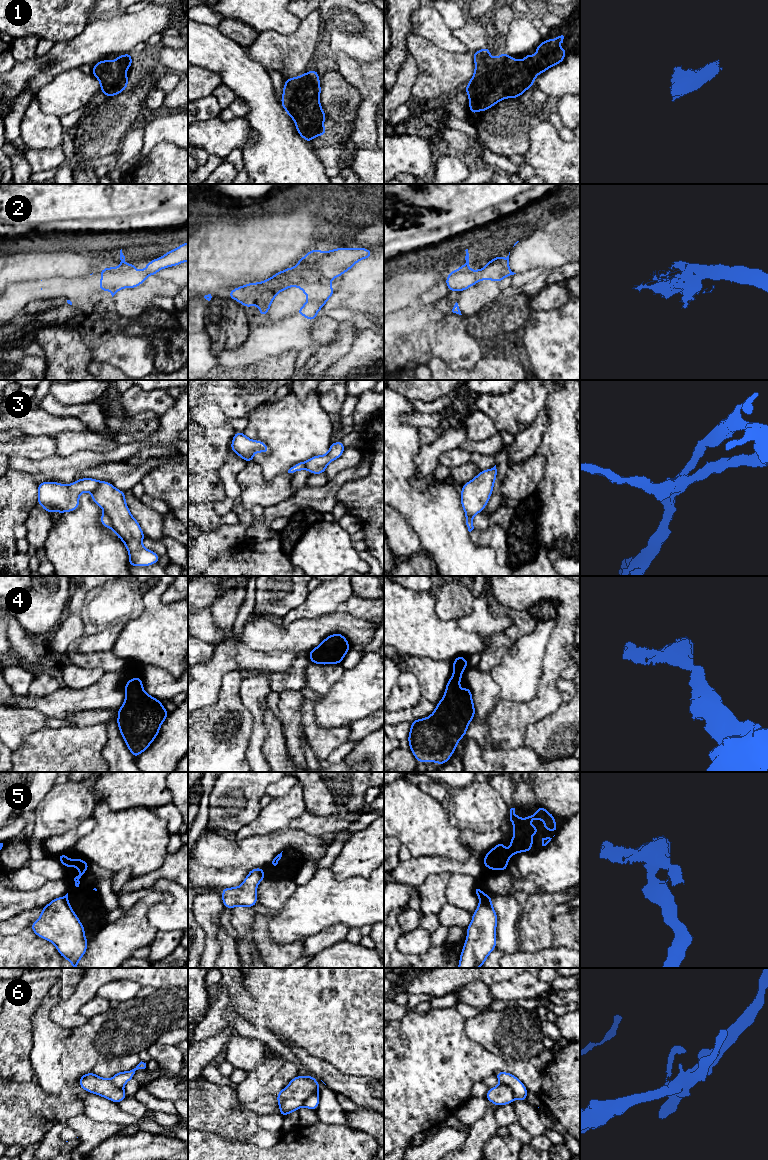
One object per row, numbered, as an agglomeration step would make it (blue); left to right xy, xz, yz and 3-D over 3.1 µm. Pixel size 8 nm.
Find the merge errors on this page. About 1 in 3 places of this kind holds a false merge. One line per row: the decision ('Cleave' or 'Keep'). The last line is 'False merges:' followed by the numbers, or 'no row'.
1: Keep
2: Keep
3: Cleave
4: Keep
5: Cleave
6: Cleave
False merges: 3, 5, 6

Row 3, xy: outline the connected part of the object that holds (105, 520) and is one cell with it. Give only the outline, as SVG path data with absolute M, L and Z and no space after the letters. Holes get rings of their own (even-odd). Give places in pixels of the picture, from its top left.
M103 513L101 516L100 516L100 521L102 523L102 525L106 528L109 528L109 529L113 529L114 530L114 533L115 535L120 538L124 545L125 545L125 542L124 540L121 538L121 536L119 535L119 533L117 532L117 530L114 528L113 524L112 524L112 521L111 519L108 517L108 515L106 513Z

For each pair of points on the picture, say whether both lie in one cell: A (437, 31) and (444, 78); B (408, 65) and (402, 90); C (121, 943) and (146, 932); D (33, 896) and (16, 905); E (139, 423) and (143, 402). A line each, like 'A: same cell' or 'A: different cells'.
A: different cells
B: same cell
C: same cell
D: same cell
E: different cells

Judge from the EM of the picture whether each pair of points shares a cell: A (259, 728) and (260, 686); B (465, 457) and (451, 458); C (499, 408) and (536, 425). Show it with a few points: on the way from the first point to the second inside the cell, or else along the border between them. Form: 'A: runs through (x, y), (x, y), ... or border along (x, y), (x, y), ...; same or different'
A: runs through (258, 718), (256, 696); same
B: runs through (462, 457), (454, 458); same
C: border along (544, 407), (523, 430), (514, 435); different

